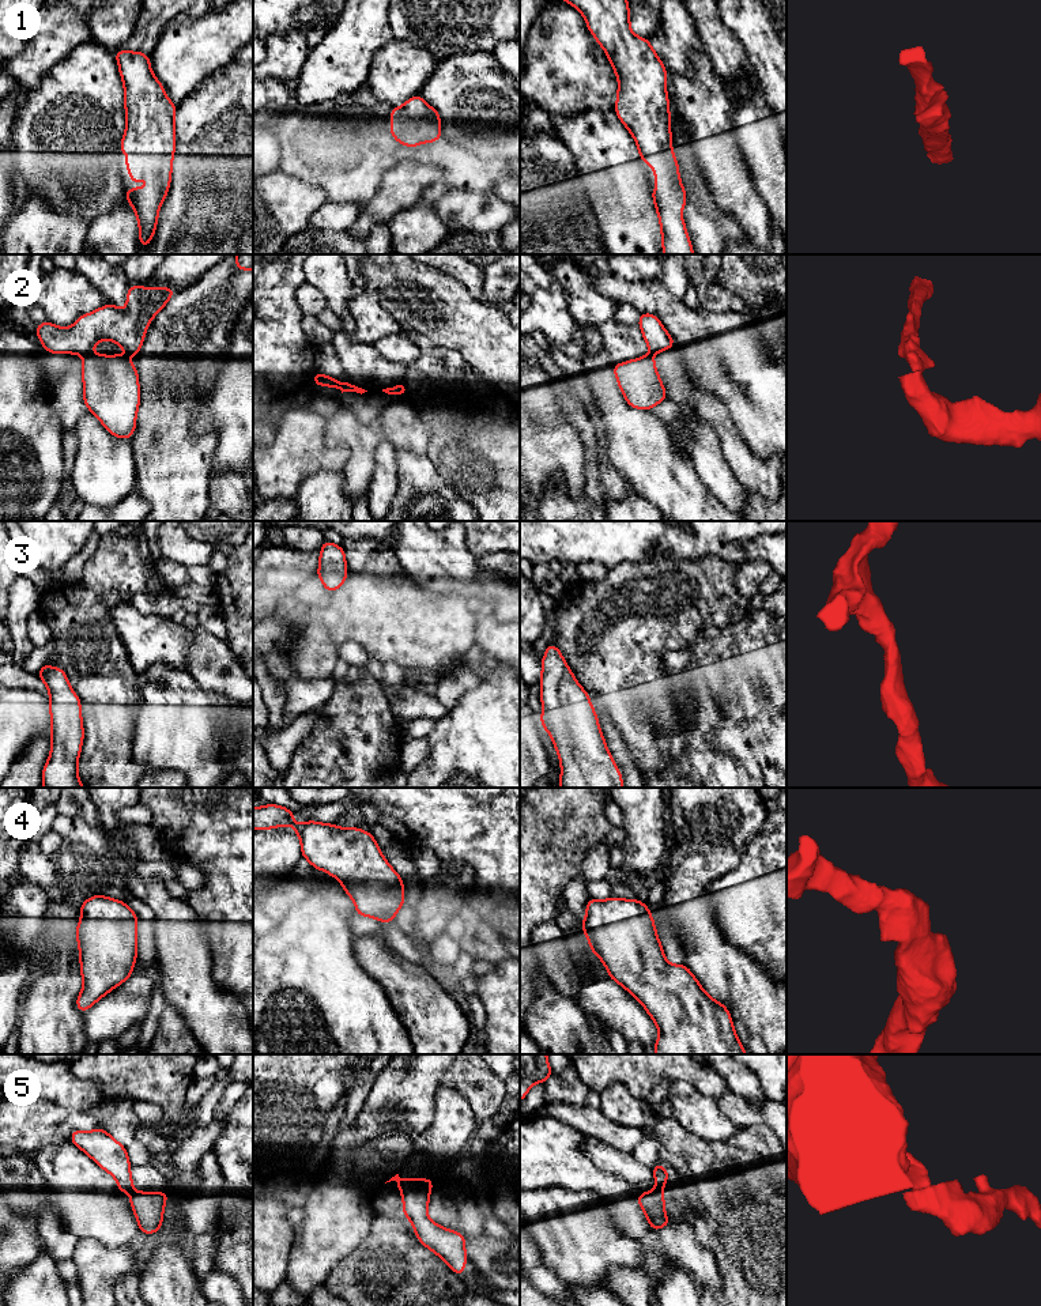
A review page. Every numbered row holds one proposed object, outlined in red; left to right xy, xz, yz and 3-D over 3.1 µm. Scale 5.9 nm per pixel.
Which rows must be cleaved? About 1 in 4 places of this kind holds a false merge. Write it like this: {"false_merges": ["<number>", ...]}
{"false_merges": ["2", "5"]}

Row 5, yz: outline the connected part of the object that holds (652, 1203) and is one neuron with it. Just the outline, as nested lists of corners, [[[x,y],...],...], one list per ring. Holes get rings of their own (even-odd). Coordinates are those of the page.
[[[657,1188],[637,1194],[638,1205],[644,1211],[652,1231],[659,1231],[663,1226],[672,1224],[672,1222],[665,1216],[664,1199],[665,1194]]]

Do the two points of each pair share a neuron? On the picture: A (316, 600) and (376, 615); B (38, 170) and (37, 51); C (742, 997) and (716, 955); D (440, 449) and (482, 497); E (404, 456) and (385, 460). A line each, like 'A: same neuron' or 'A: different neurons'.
A: different neurons
B: different neurons
C: same neuron
D: same neuron
E: different neurons

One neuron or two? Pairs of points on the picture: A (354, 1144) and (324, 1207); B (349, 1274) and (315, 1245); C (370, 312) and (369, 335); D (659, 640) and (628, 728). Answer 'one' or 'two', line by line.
A: one
B: two
C: one
D: one

